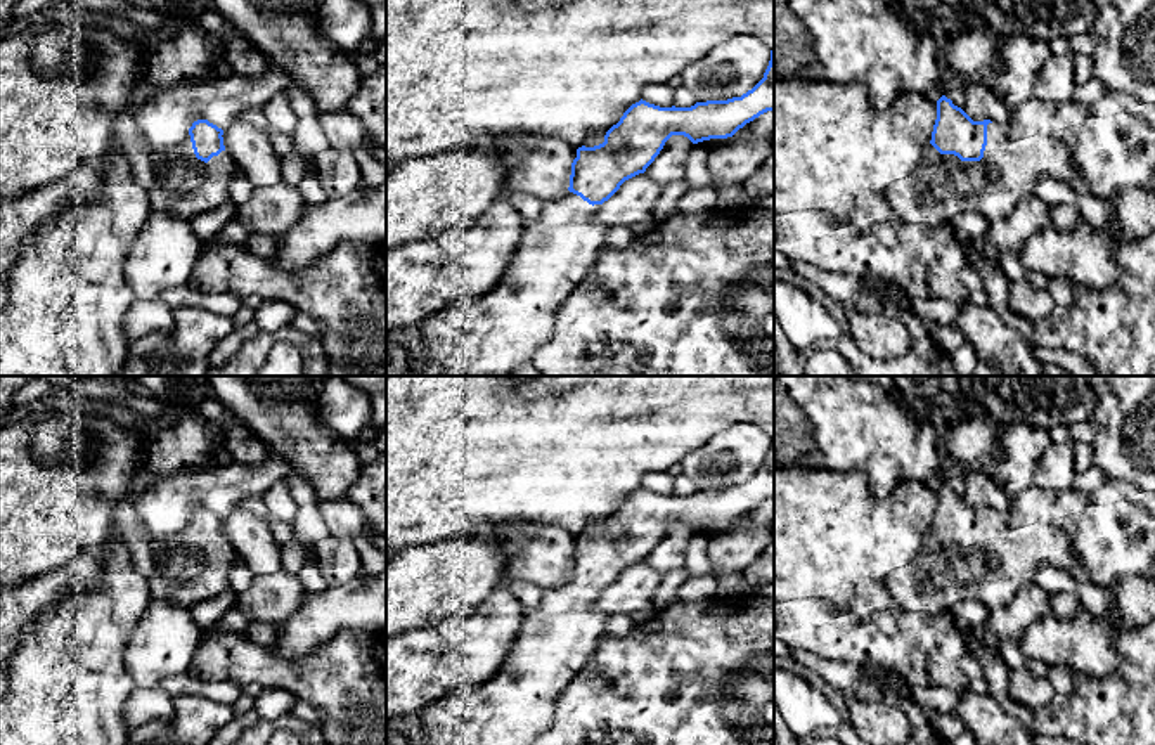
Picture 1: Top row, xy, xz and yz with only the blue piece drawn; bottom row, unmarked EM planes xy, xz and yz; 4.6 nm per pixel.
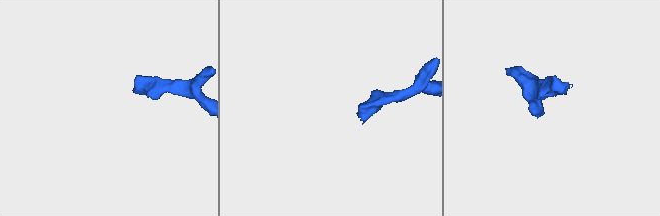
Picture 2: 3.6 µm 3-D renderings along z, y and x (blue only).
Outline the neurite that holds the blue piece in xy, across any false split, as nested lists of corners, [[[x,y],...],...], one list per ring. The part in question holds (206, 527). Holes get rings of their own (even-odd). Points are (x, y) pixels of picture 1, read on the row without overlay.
[[[197,508],[182,528],[152,541],[151,598],[185,608],[211,599],[229,587],[236,551],[223,534],[223,518]]]

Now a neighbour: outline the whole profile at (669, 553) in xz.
[[[672,523],[644,563],[661,577],[684,567],[684,556],[693,530],[684,523]]]

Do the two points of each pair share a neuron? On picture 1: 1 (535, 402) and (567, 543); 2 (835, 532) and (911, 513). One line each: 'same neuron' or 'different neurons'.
1: different neurons
2: same neuron

